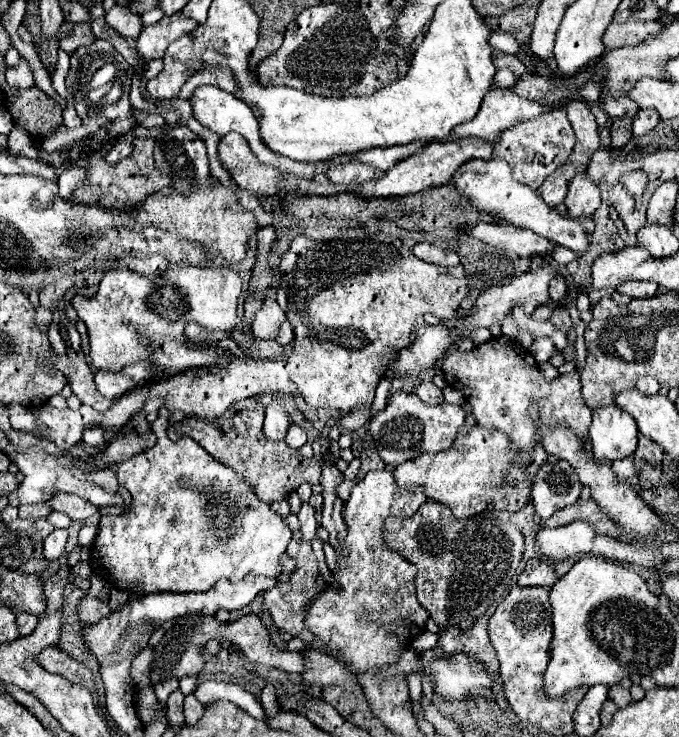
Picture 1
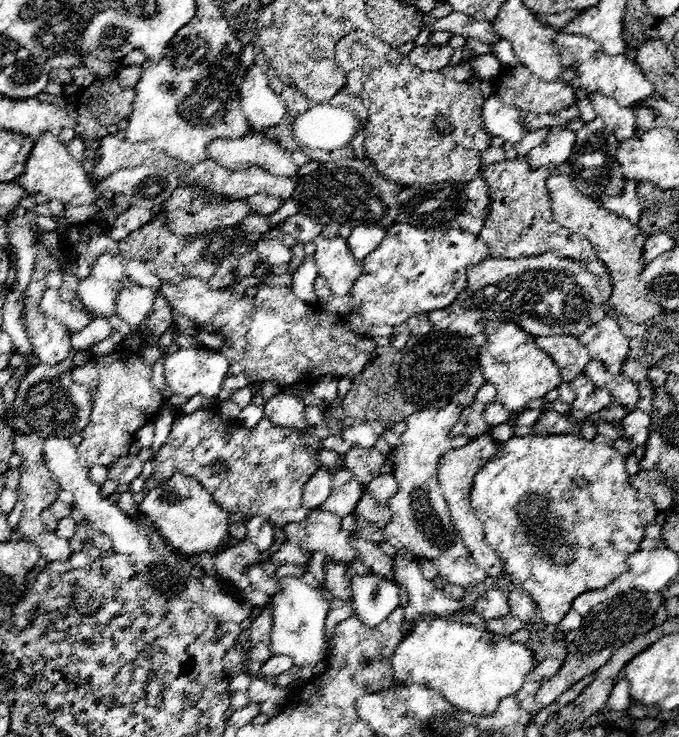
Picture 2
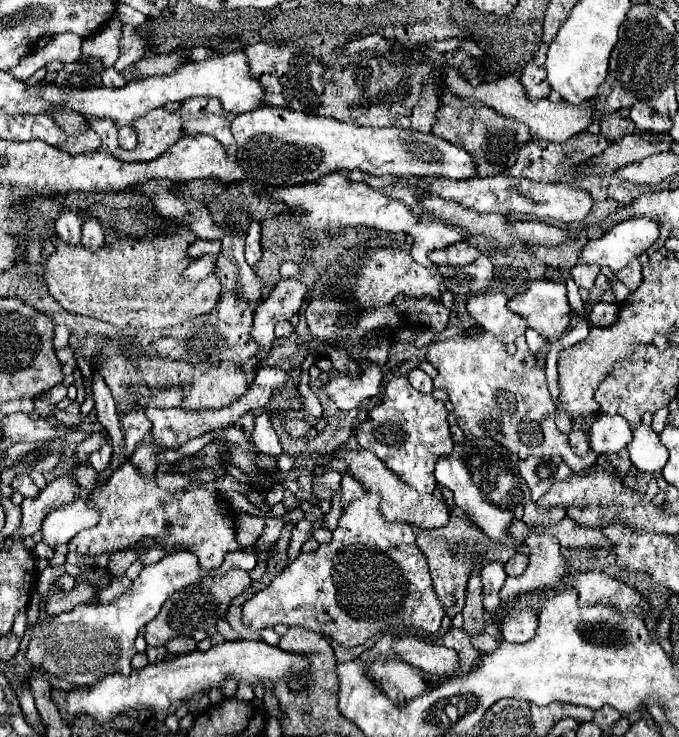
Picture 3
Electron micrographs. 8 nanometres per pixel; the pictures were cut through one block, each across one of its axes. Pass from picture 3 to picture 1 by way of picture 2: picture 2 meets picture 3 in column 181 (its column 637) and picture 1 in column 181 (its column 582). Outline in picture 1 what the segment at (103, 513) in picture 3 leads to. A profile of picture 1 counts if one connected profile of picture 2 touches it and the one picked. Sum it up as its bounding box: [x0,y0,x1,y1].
[90,432,292,594]

